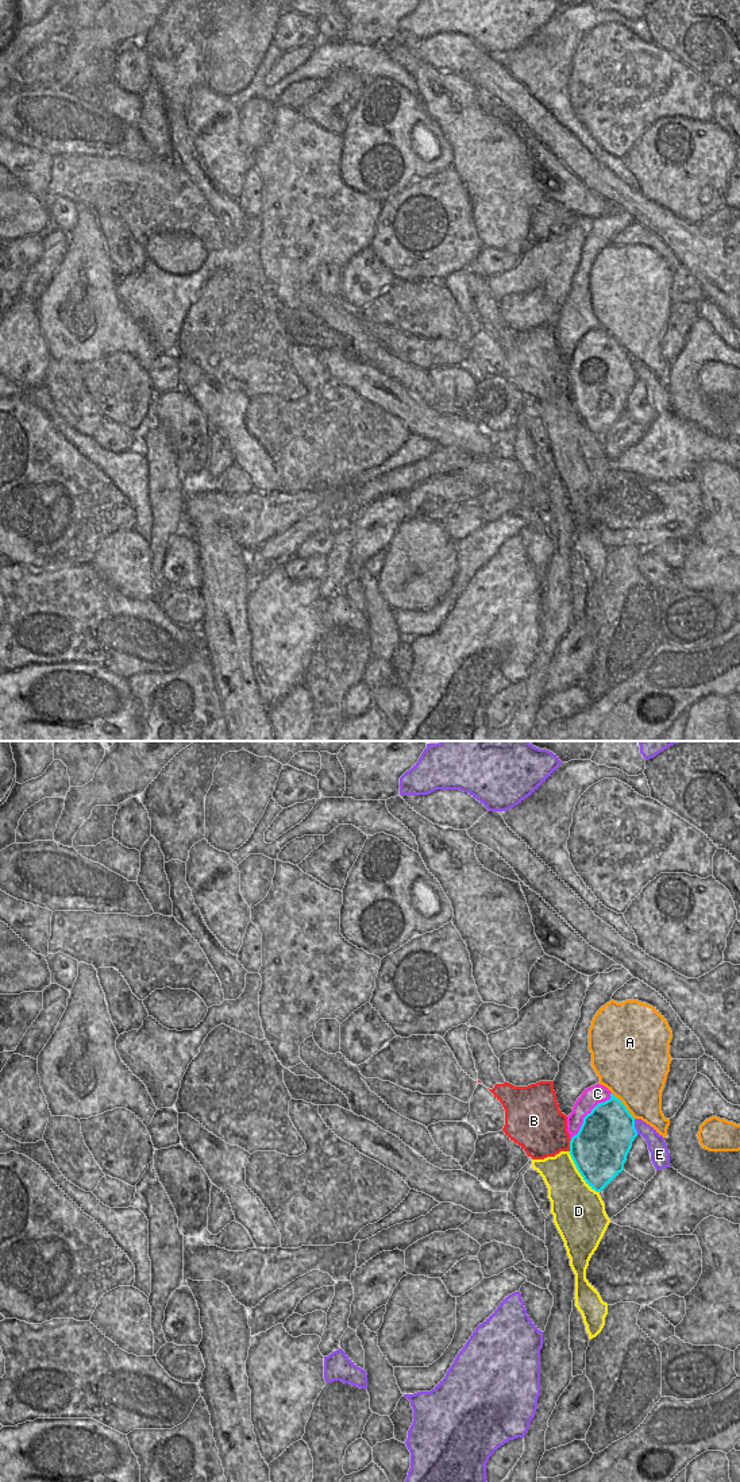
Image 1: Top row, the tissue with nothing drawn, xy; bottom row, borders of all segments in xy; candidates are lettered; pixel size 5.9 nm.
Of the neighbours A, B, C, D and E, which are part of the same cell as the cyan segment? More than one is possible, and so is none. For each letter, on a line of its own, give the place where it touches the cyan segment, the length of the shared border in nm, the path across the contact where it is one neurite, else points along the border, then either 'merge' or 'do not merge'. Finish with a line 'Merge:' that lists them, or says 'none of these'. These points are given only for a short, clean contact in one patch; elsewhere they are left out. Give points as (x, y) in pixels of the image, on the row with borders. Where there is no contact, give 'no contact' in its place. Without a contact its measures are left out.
A: contact xy (624, 1106); length 220 nm; border xy (612, 1092), (635, 1118); do not merge
B: contact xy (570, 1145); length 70 nm; border xy (571, 1139), (569, 1150); do not merge
C: contact xy (588, 1114); length 380 nm; merge
D: contact xy (579, 1172); length 300 nm; do not merge
E: contact xy (633, 1127); length 100 nm; do not merge
Merge: C

